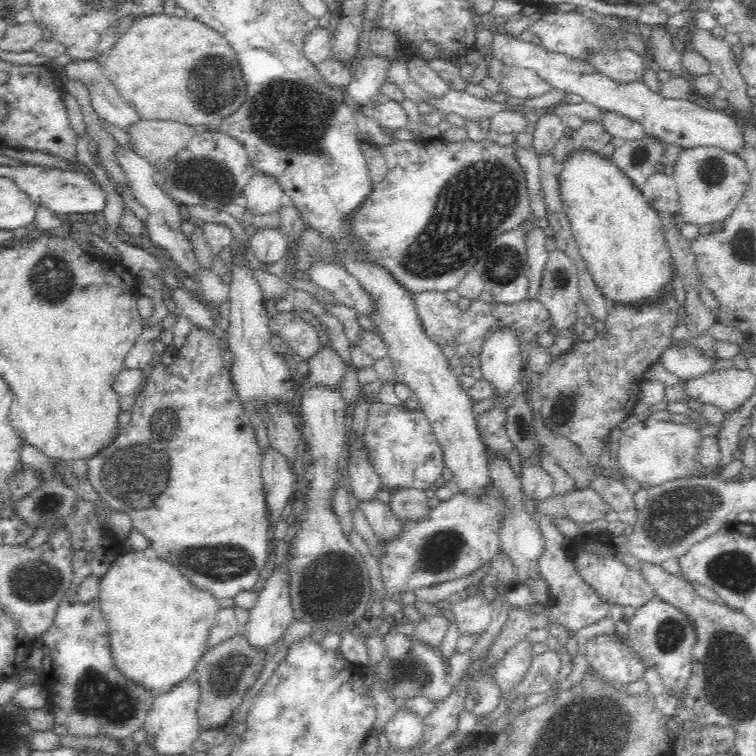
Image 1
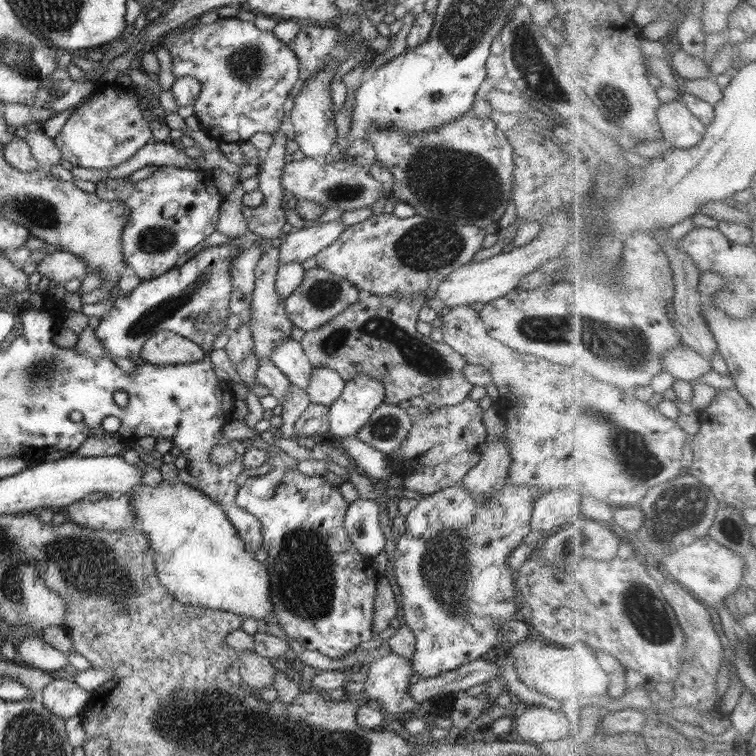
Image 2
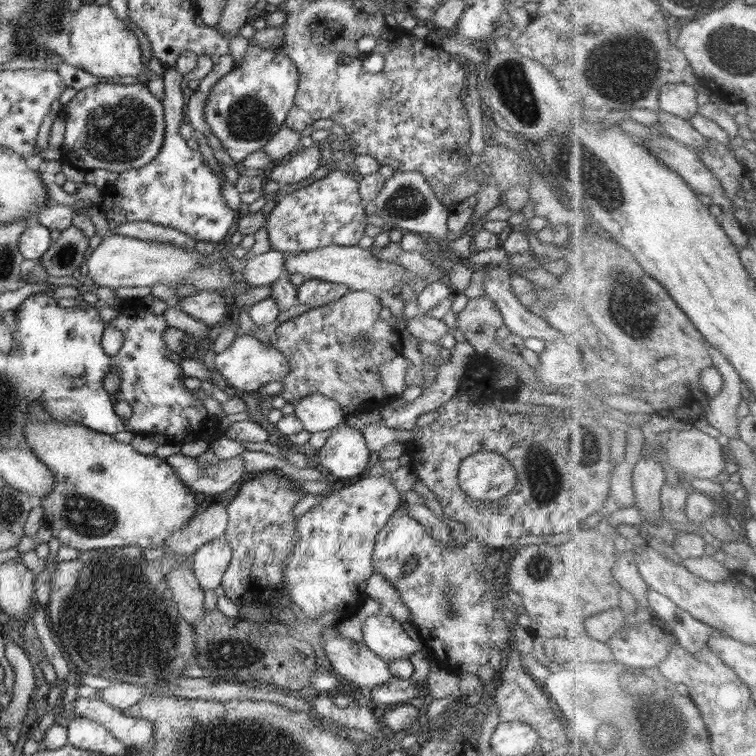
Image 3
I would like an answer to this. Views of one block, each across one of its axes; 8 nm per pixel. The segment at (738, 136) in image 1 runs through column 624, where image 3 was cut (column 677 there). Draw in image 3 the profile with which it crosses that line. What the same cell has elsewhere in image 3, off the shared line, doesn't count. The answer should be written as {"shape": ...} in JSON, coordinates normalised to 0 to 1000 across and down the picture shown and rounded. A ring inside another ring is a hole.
{"shape":[[[884,110],[877,114],[874,124],[874,143],[894,155],[915,159],[925,152],[926,134],[923,123],[927,116],[917,111]]]}

